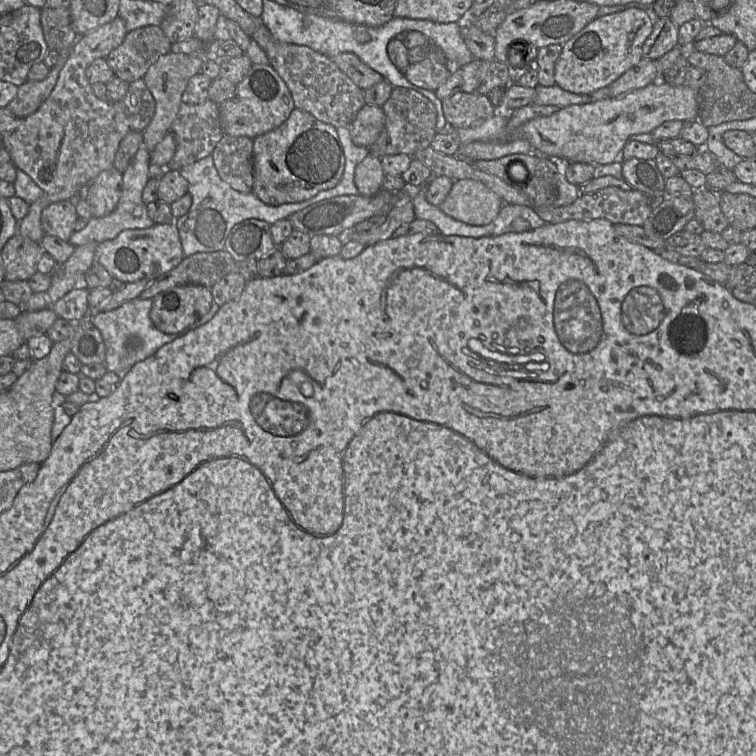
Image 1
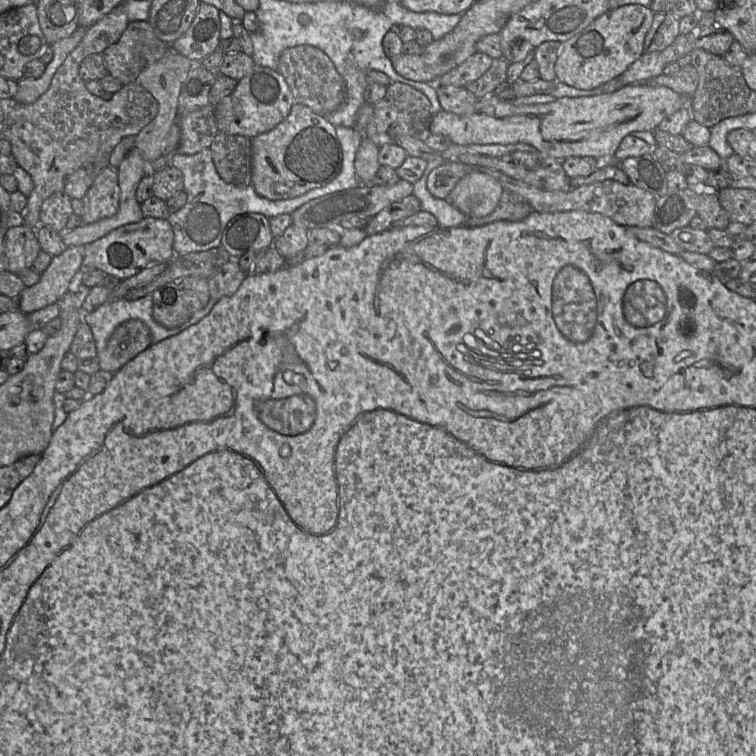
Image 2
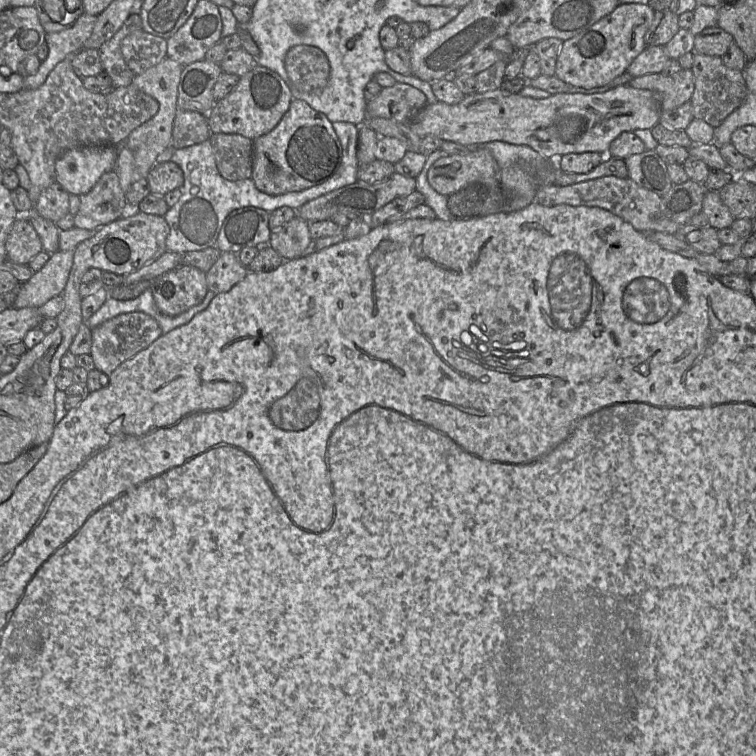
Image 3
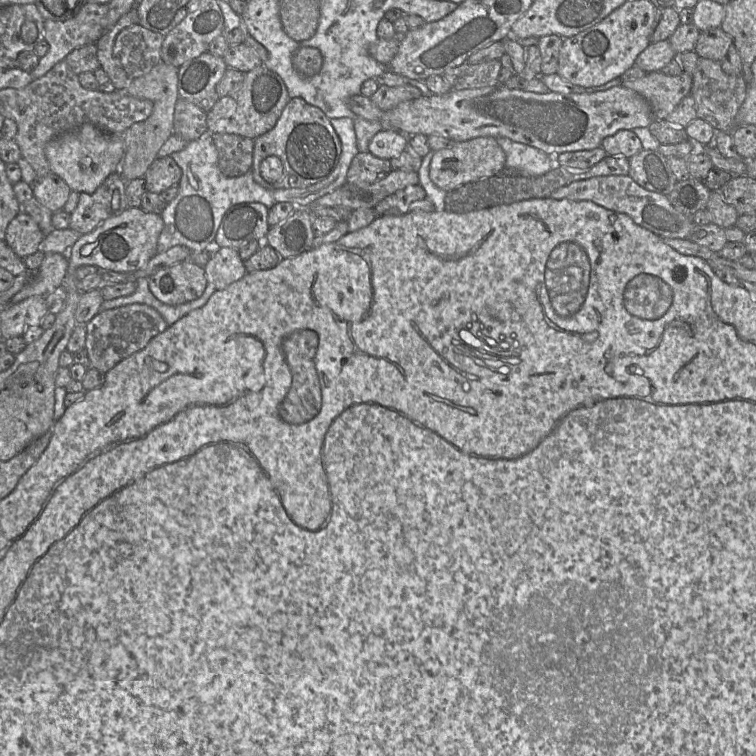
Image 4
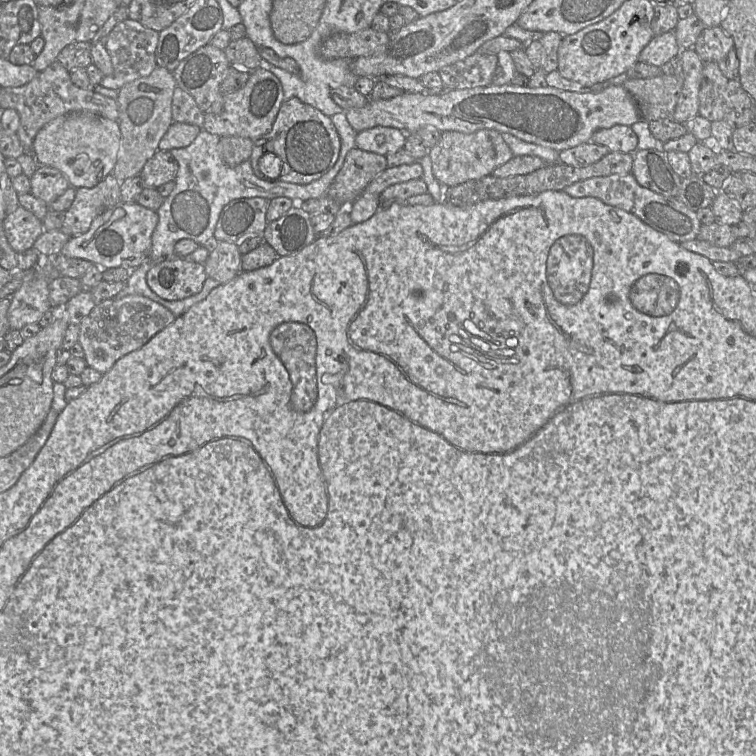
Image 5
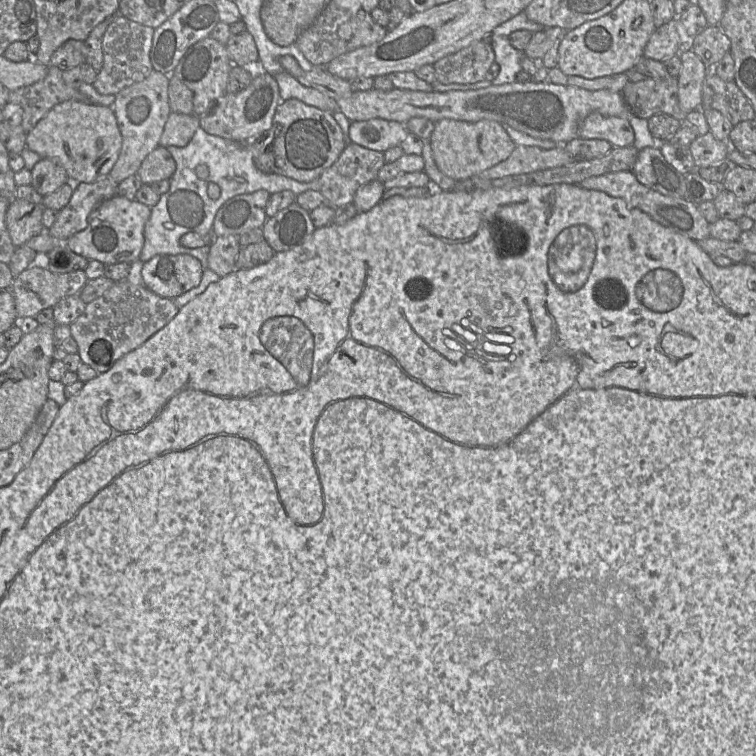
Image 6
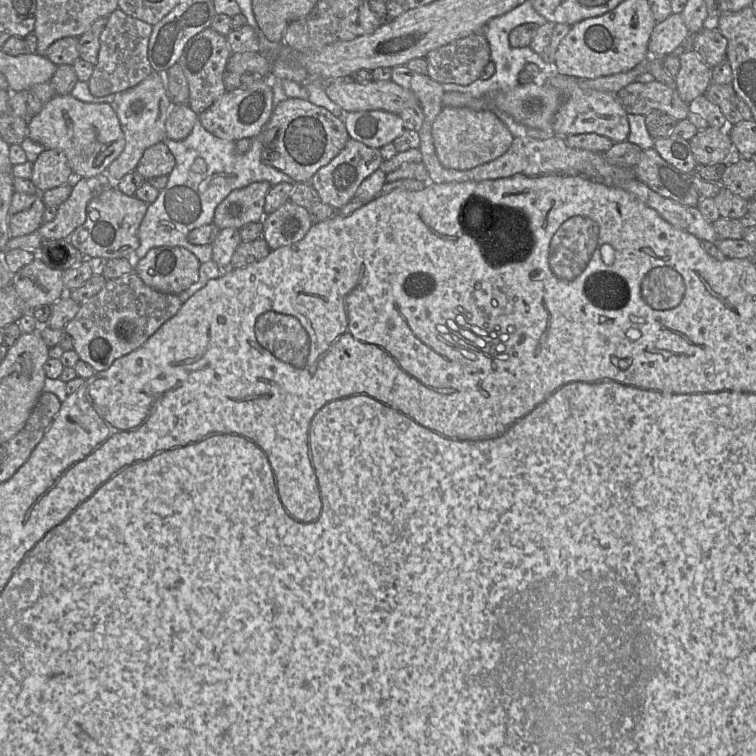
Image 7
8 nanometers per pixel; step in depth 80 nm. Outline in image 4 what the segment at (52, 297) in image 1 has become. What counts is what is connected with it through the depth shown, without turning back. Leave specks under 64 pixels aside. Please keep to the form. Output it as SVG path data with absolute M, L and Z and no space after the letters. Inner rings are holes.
M46 254L41 266L26 284L15 294L10 304L17 304L32 296L47 296L63 284L68 270L67 254Z

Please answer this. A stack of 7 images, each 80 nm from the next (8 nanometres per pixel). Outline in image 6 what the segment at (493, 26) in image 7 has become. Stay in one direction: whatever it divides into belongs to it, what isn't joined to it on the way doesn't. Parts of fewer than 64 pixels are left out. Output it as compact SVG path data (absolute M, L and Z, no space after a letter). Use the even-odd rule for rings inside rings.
M521 12L513 18L497 26L489 36L489 42L495 54L495 62L500 66L500 72L493 81L483 80L474 84L441 84L435 82L433 85L434 92L446 91L467 91L478 90L490 86L499 86L516 82L517 74L522 71L521 59L524 52L515 49L509 41L511 33L517 30L528 30L533 34L542 31L545 28L529 20L525 12Z

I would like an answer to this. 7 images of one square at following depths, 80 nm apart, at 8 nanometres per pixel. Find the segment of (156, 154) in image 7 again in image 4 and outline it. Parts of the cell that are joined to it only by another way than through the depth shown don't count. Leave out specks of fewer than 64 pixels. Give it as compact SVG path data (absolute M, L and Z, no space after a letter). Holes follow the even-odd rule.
M171 156L157 157L147 169L144 179L147 190L161 194L168 188L178 185L182 170Z

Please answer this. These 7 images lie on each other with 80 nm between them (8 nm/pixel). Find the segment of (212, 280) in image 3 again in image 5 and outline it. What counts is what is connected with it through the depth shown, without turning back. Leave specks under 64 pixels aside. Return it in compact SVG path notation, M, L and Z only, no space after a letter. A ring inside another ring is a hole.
M212 242L209 256L204 263L206 274L220 284L225 284L242 272L241 260L242 254L236 243Z

